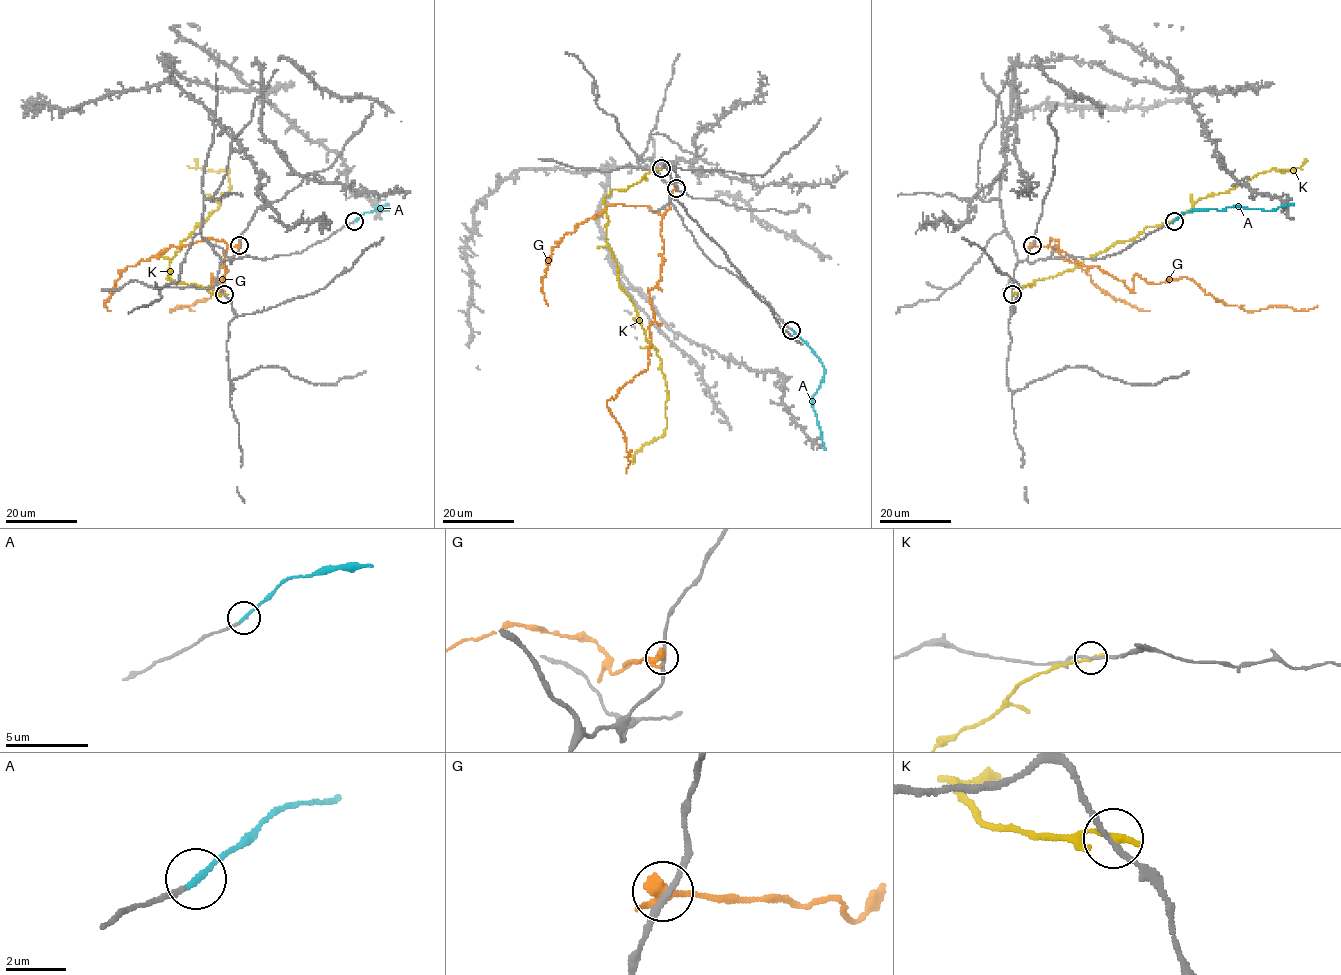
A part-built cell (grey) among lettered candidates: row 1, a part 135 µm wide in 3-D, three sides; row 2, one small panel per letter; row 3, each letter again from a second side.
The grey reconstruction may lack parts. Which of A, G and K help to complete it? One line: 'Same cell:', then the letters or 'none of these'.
Same cell: A

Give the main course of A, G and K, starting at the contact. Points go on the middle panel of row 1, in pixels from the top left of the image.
A: (791, 330), (805, 341), (825, 370), (812, 400), (825, 449)
G: (676, 188), (661, 221), (660, 279), (648, 289), (654, 321), (648, 368), (607, 401), (624, 435), (625, 473)
K: (661, 168), (604, 200), (618, 285), (655, 347), (668, 393), (664, 435), (645, 444), (635, 461)

